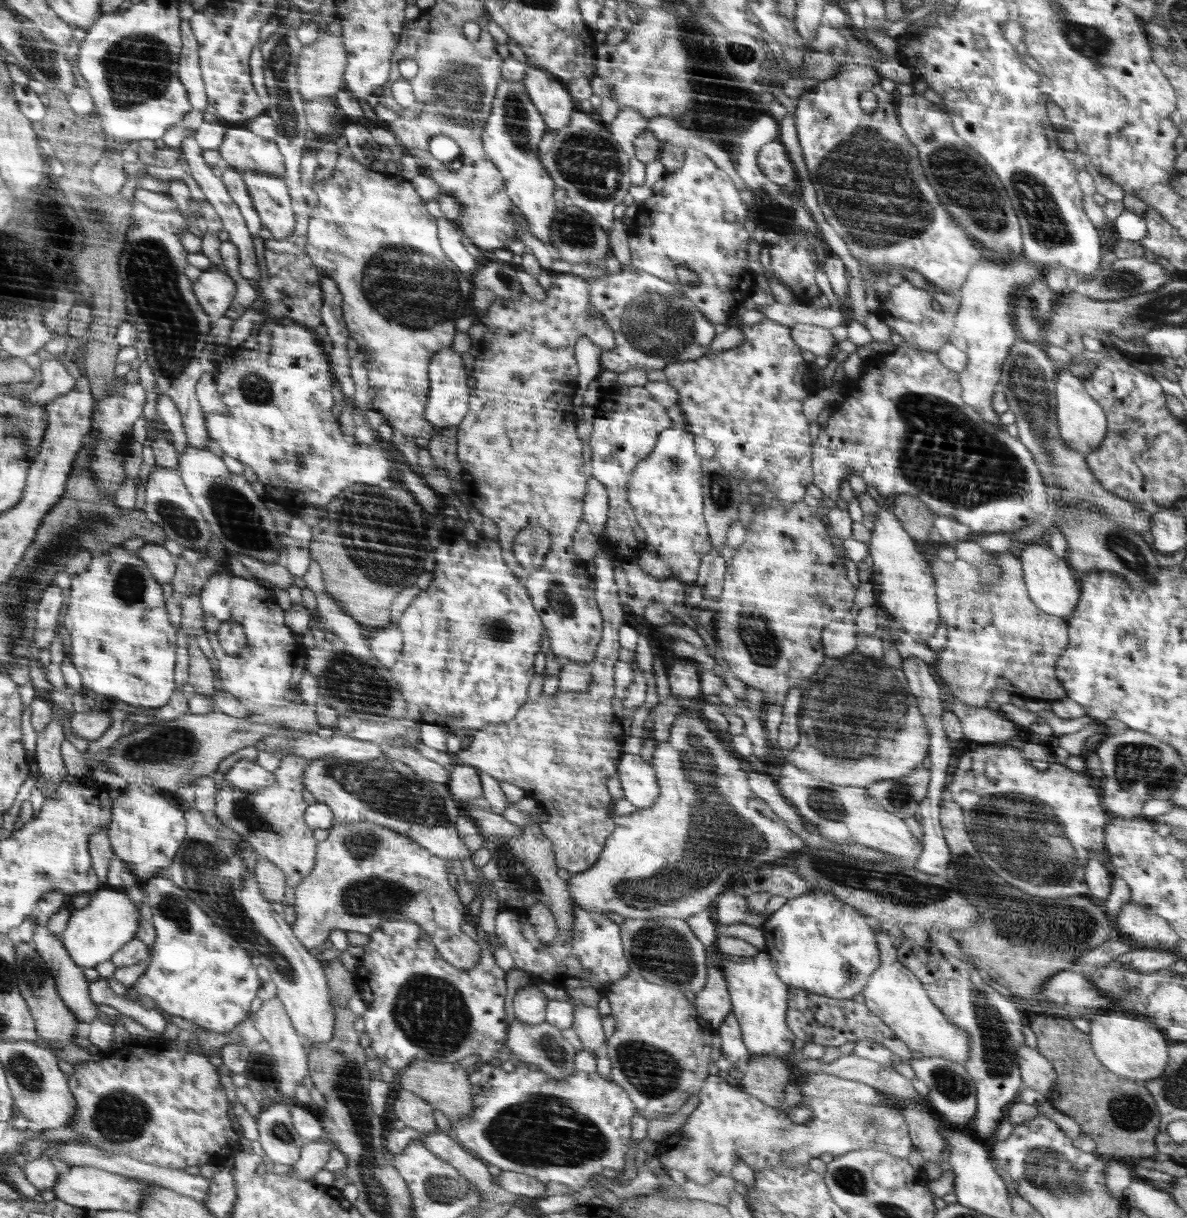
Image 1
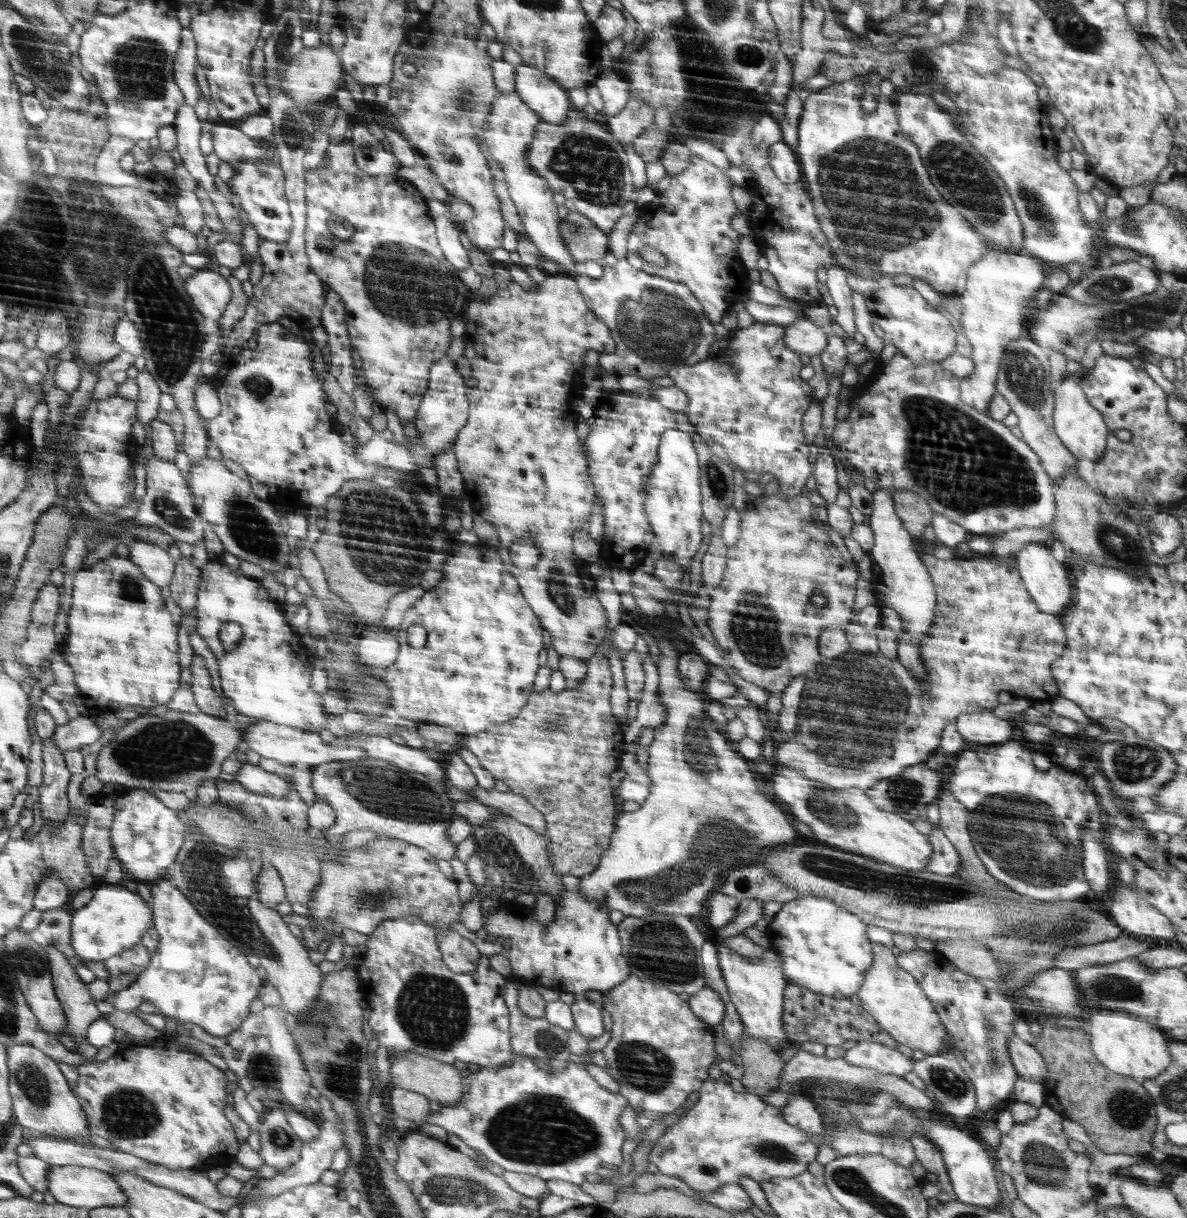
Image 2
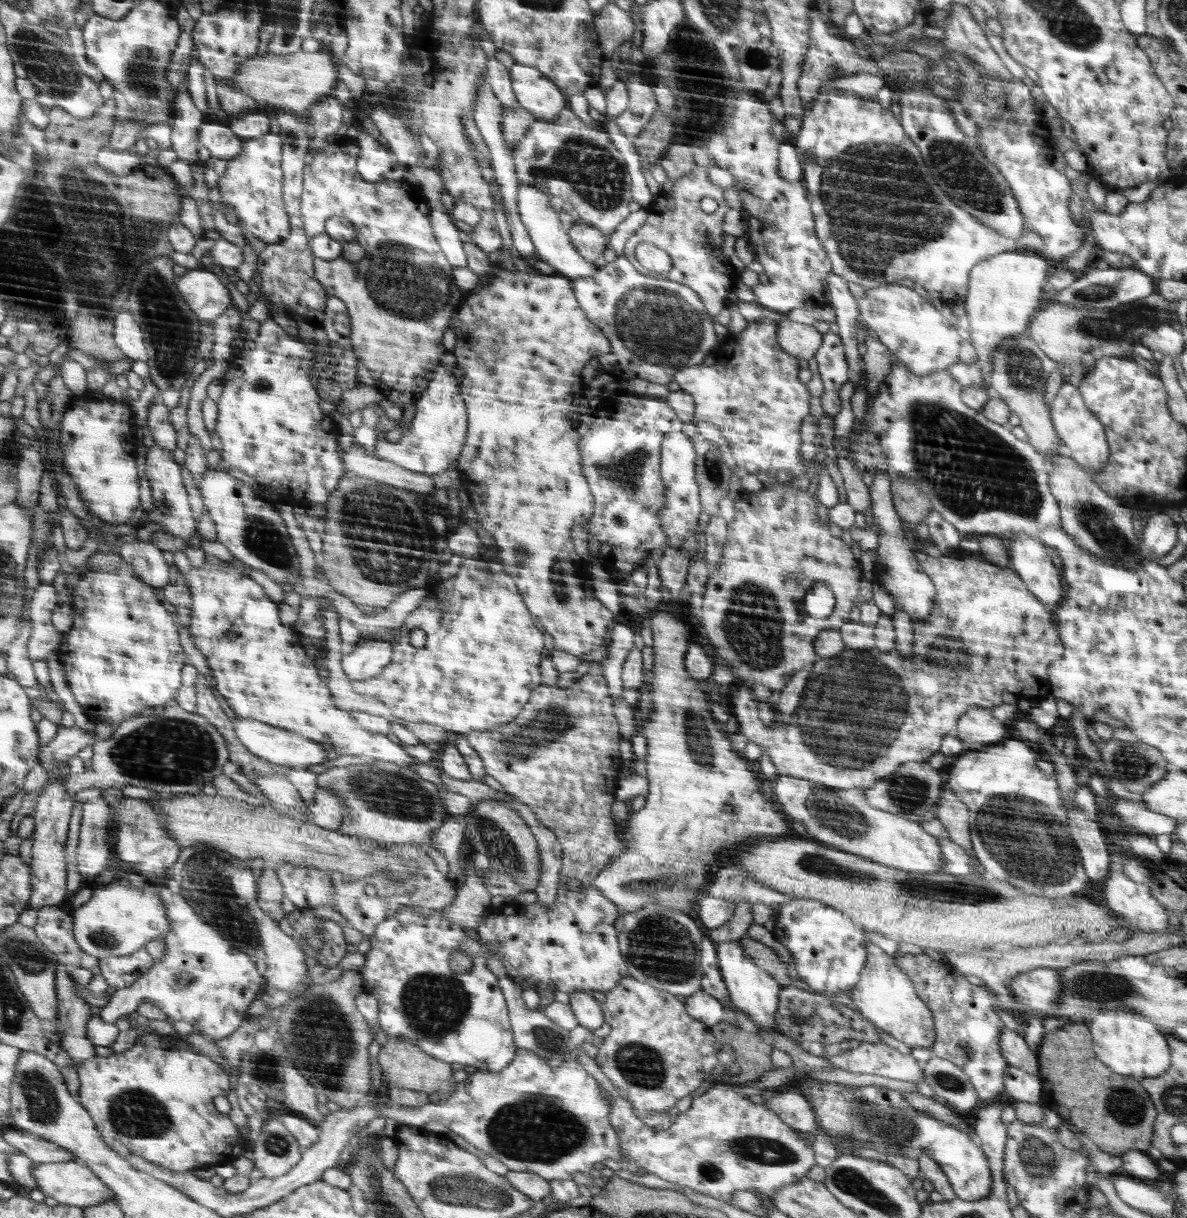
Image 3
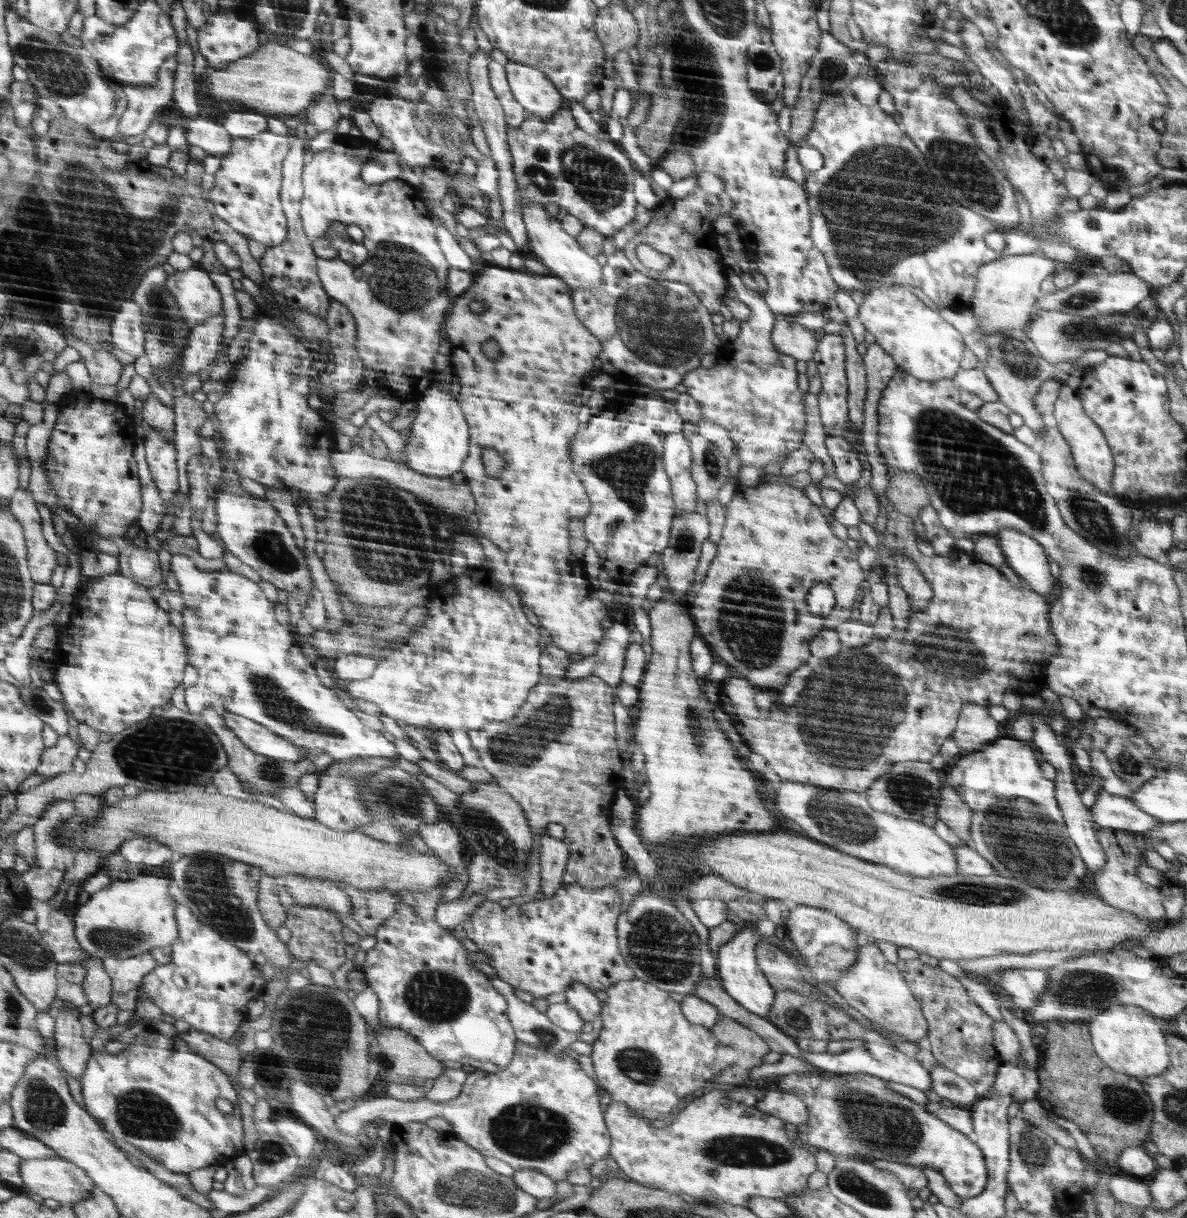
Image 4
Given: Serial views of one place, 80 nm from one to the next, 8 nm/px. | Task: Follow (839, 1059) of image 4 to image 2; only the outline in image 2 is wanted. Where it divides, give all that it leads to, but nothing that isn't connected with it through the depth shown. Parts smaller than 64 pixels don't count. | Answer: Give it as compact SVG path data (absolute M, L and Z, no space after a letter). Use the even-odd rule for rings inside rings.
M859 1042L847 1050L844 1057L854 1066L871 1068L883 1074L904 1077L913 1072L913 1062L904 1053L880 1043Z

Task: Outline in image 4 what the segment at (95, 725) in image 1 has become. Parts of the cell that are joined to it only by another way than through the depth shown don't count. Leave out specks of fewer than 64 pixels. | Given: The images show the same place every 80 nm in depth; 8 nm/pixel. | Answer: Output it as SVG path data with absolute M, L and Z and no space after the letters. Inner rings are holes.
M69 734L58 738L56 745L44 750L42 763L35 771L36 774L45 776L48 780L73 771L73 763L78 758L77 754L82 748L78 744L82 745L82 742L74 742Z

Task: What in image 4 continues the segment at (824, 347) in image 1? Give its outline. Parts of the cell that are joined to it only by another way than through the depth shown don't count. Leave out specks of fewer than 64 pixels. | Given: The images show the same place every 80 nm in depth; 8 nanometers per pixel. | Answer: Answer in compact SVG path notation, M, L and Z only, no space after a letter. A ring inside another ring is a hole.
M778 316L772 333L773 345L784 354L798 358L798 360L808 361L813 358L820 344L813 335L814 331L796 322L786 322Z

